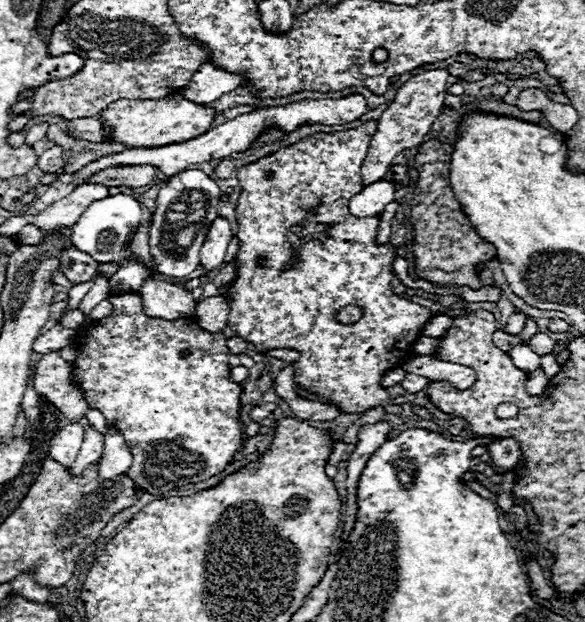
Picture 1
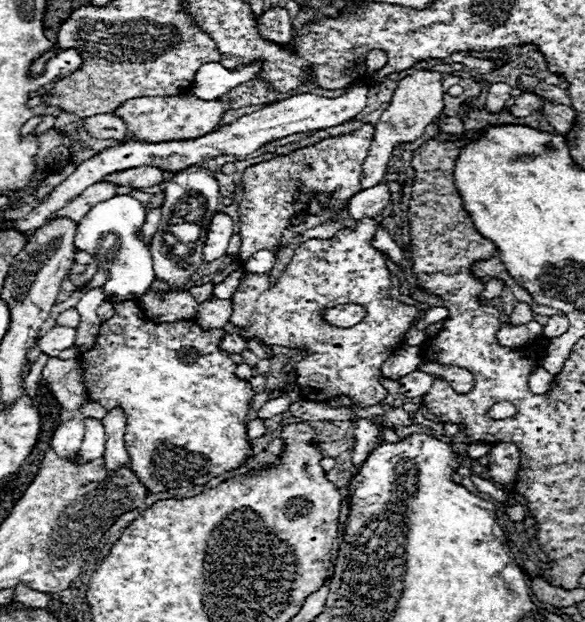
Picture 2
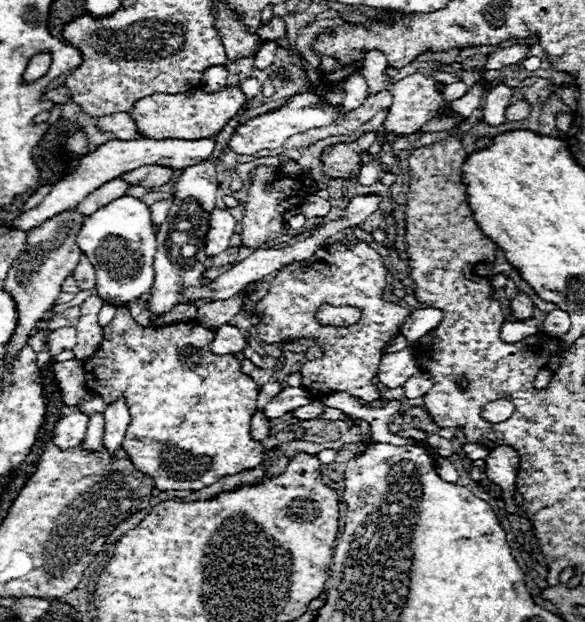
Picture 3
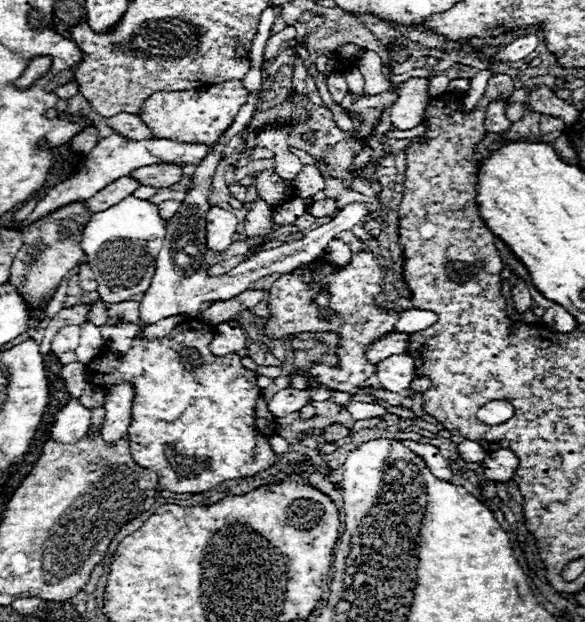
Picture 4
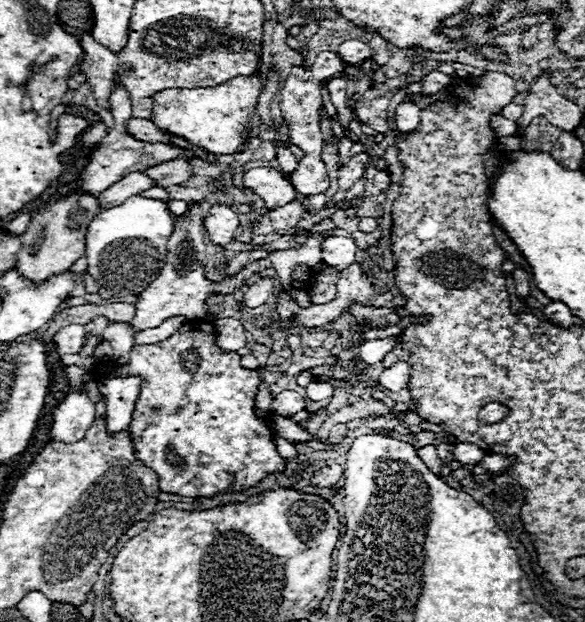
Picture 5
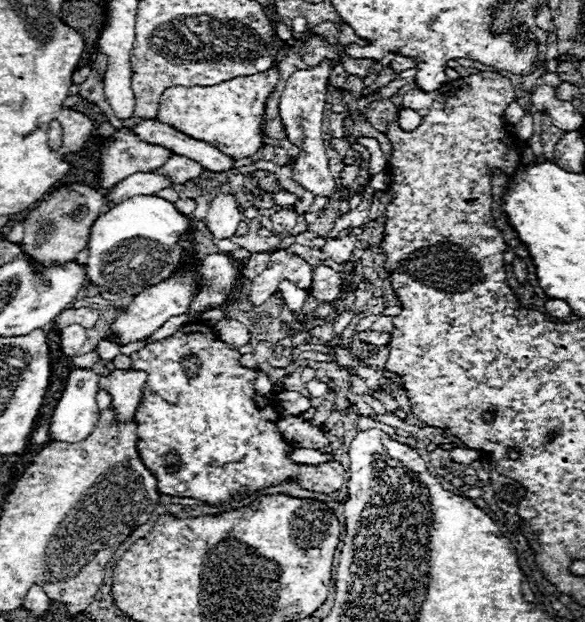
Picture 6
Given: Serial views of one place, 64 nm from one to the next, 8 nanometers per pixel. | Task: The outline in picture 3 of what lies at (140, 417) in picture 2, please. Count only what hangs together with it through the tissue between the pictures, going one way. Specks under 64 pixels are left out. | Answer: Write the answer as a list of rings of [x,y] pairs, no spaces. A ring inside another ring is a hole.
[[[118,306],[118,312],[114,316],[112,322],[108,322],[104,326],[104,338],[100,342],[100,348],[88,358],[84,360],[84,372],[86,372],[86,384],[90,390],[94,390],[106,404],[112,404],[112,400],[118,400],[120,396],[124,396],[124,400],[128,400],[128,412],[132,412],[132,420],[130,420],[130,426],[128,426],[128,432],[126,432],[126,442],[122,444],[126,454],[130,456],[132,464],[136,466],[136,470],[144,472],[144,474],[150,474],[152,480],[154,480],[154,488],[156,490],[200,490],[200,488],[206,488],[210,484],[214,484],[216,480],[220,480],[222,476],[228,476],[228,474],[236,474],[240,470],[246,470],[246,468],[254,468],[262,462],[262,456],[264,456],[264,450],[260,446],[258,440],[252,440],[250,438],[250,420],[252,420],[252,414],[256,410],[256,398],[258,398],[258,388],[254,384],[254,380],[246,374],[242,374],[240,370],[240,362],[232,356],[232,354],[224,354],[224,356],[218,356],[218,354],[212,354],[210,350],[210,342],[216,338],[216,332],[214,330],[208,330],[200,324],[196,324],[194,320],[192,322],[180,322],[180,324],[170,324],[170,326],[162,326],[162,328],[152,328],[152,326],[140,326],[132,316],[130,316],[130,308],[128,306]]]

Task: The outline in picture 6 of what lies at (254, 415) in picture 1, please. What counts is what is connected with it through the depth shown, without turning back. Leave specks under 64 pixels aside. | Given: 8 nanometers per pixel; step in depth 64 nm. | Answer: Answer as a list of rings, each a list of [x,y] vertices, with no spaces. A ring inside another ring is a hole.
[[[284,390],[274,400],[276,408],[280,408],[280,416],[298,416],[310,408],[310,400],[294,390]]]

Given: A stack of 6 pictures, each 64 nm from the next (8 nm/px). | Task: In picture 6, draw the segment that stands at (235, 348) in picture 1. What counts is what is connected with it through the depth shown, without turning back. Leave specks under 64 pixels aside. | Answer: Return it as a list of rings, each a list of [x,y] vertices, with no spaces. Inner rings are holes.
[[[224,318],[214,324],[214,332],[218,334],[218,340],[222,340],[224,344],[228,344],[232,348],[240,348],[240,346],[248,344],[248,330],[238,320]]]

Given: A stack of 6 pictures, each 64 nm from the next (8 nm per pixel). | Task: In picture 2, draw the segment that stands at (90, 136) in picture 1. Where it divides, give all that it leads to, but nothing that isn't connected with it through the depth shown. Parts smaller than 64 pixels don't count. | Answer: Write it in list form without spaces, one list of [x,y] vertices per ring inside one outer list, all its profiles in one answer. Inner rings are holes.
[[[96,114],[84,120],[84,128],[98,140],[124,140],[126,124],[112,114]]]

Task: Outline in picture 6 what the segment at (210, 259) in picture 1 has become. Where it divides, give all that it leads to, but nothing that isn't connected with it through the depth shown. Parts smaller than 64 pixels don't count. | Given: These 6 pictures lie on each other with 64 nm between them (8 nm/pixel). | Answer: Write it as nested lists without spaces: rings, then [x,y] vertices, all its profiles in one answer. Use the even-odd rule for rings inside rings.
[[[220,194],[210,202],[204,224],[212,232],[214,238],[232,238],[238,224],[242,222],[242,212],[238,202],[230,194]]]

